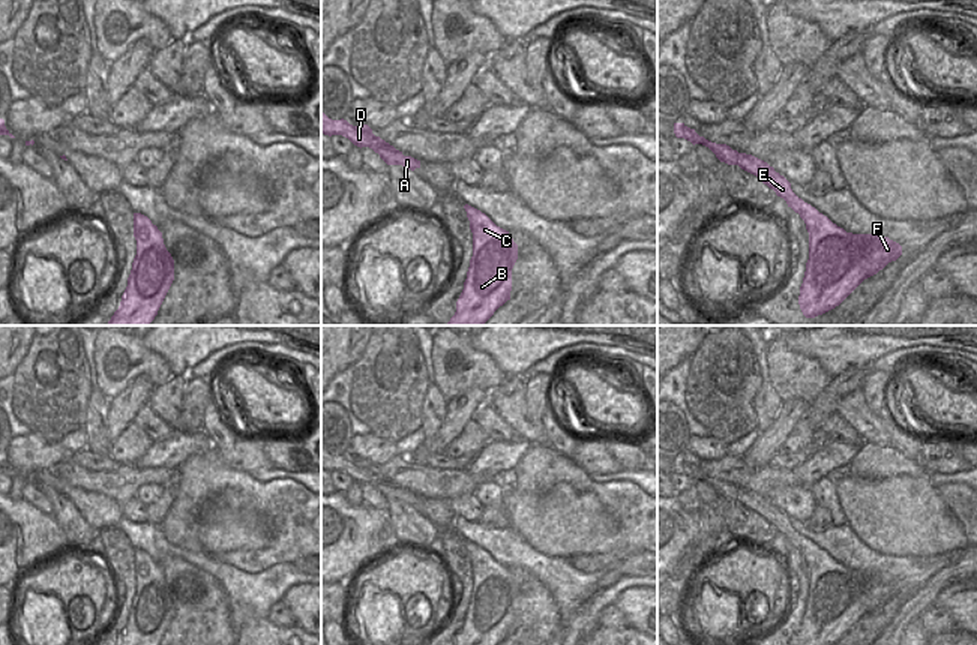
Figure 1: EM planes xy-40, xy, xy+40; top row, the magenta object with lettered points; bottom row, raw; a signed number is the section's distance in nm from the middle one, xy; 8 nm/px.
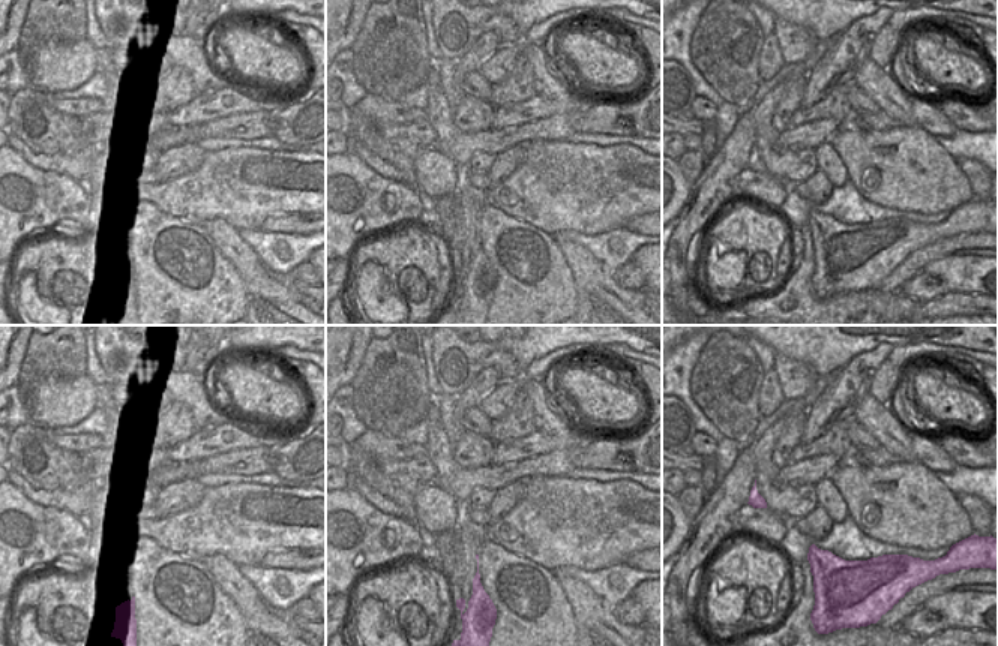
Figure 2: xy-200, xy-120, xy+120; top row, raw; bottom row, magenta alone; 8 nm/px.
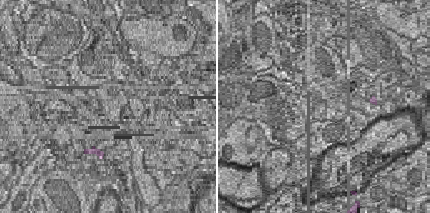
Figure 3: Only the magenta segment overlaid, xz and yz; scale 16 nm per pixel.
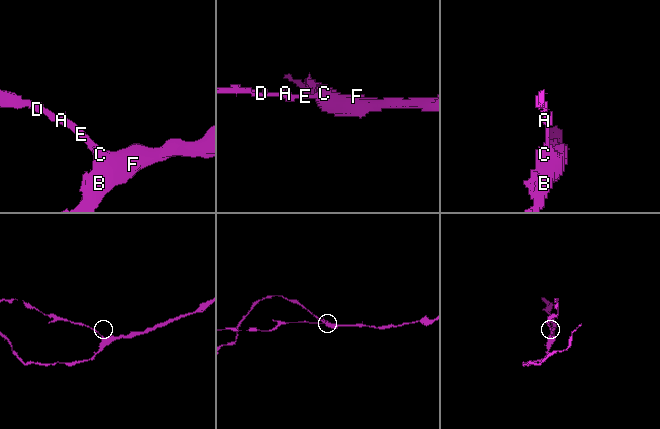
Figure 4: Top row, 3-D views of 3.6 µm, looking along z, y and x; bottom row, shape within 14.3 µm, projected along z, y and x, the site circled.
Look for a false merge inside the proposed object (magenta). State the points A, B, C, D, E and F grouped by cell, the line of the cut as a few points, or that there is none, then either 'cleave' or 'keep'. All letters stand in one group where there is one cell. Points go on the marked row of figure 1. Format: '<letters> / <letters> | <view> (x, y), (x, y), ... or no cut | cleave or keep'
A B C D E F | no cut | keep

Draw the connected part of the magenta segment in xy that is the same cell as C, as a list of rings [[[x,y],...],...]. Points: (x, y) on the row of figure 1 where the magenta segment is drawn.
[[[468,204],[464,208],[473,232],[473,256],[456,312],[446,326],[483,326],[510,300],[518,244],[485,213]]]

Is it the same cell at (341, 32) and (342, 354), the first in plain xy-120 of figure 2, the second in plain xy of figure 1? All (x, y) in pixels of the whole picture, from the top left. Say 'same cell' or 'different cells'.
same cell

